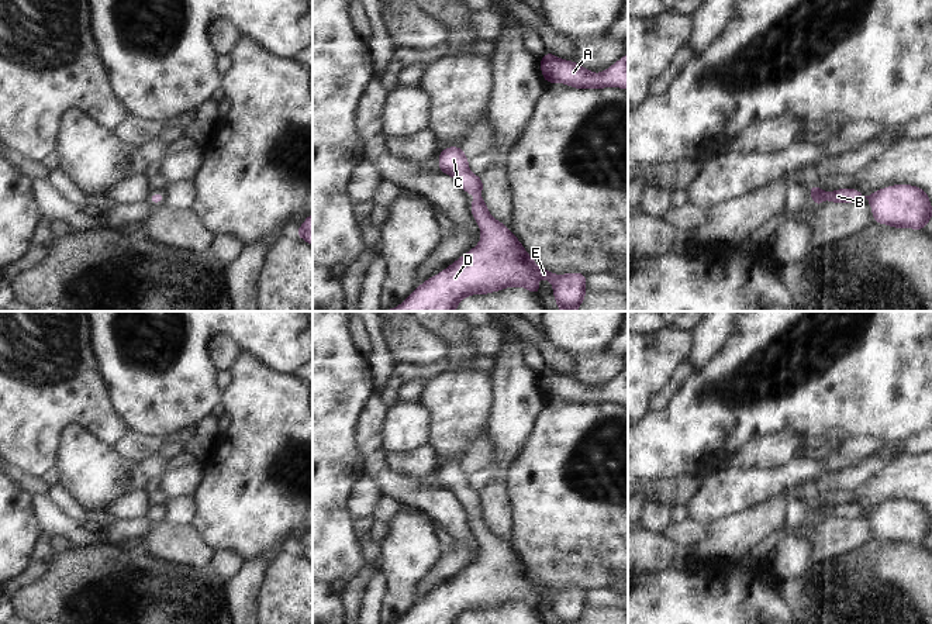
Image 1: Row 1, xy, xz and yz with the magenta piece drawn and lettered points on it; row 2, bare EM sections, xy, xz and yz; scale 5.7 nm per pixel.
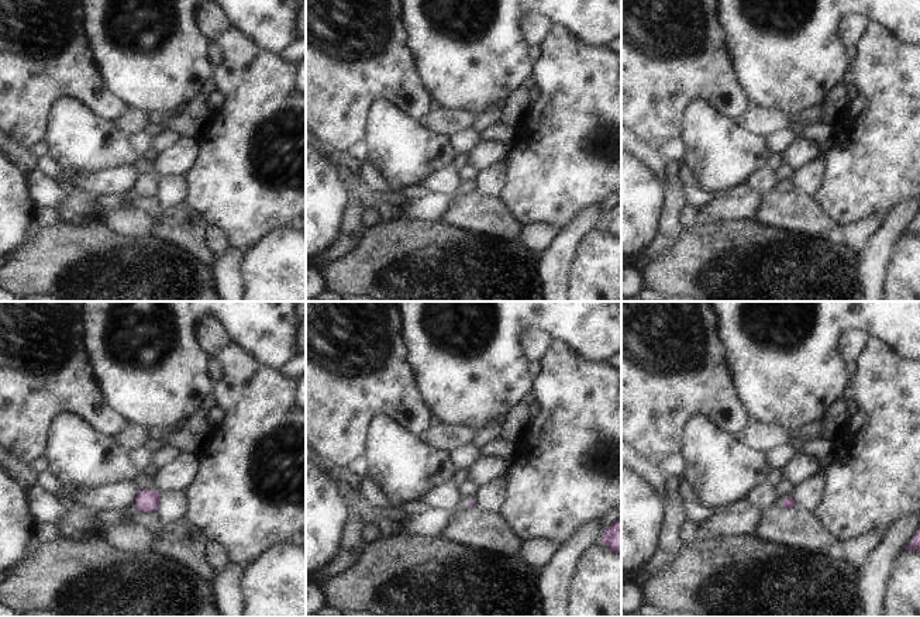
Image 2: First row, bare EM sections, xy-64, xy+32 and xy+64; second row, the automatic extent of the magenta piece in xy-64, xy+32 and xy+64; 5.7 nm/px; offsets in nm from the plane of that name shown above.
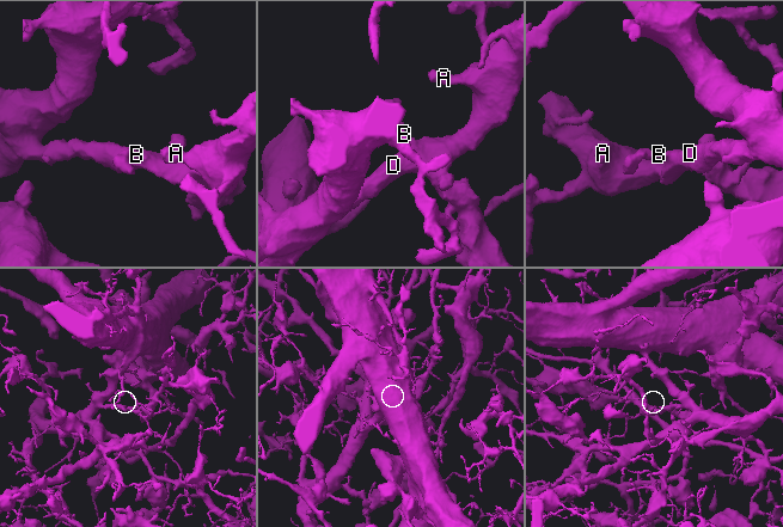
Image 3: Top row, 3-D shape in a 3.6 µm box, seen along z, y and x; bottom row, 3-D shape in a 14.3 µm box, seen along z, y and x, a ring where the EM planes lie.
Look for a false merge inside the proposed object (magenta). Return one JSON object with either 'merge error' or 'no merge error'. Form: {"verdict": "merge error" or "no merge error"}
{"verdict": "no merge error"}

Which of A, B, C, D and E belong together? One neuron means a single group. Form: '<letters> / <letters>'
A B C D E

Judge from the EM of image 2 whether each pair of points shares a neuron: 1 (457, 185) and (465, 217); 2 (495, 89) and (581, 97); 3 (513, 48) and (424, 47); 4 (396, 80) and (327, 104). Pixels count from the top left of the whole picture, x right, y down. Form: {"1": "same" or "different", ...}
{"1": "different", "2": "different", "3": "same", "4": "same"}

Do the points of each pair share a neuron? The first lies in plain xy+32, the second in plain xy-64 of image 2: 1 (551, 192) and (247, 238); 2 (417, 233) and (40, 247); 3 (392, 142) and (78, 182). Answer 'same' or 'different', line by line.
1: same
2: same
3: different

